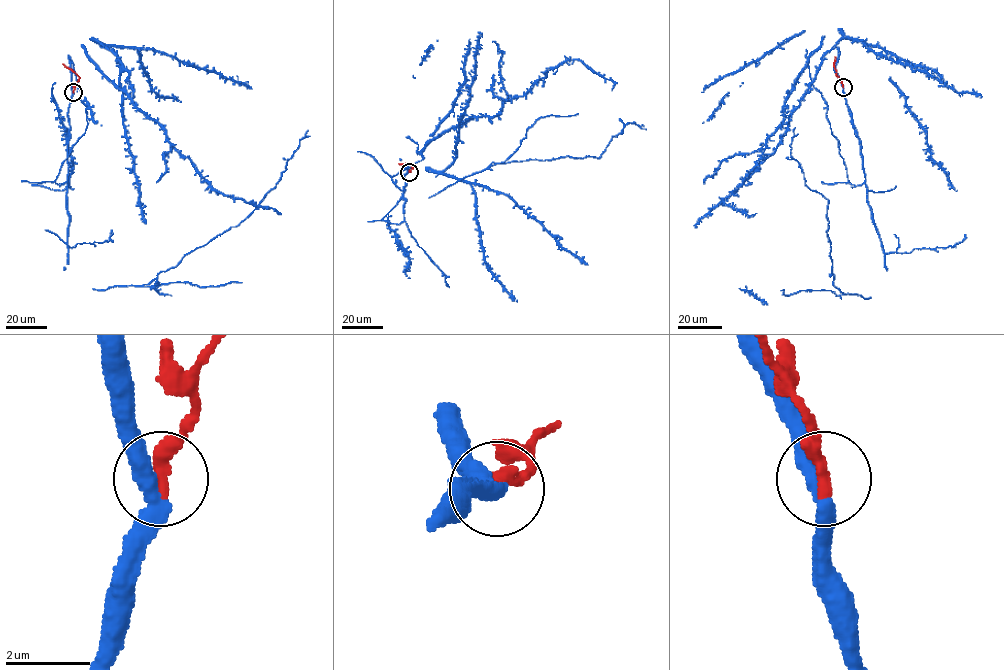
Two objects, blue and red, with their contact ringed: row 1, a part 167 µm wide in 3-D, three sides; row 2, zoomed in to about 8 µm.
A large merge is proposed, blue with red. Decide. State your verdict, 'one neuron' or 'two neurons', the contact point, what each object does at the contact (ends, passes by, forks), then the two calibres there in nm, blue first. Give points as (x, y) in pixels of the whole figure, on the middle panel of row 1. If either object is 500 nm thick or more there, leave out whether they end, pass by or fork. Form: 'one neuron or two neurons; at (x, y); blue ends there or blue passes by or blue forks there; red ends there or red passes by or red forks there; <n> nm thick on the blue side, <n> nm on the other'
two neurons; at (409, 172); blue passes by; red ends there; 420 nm thick on the blue side, 400 nm on the other

